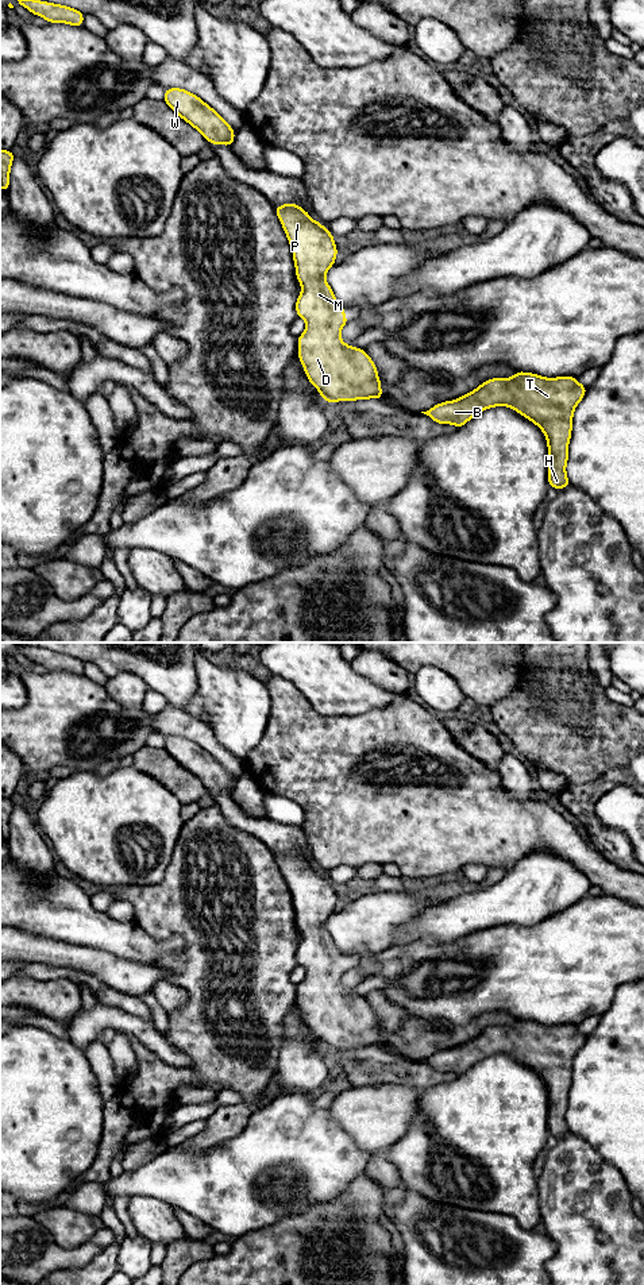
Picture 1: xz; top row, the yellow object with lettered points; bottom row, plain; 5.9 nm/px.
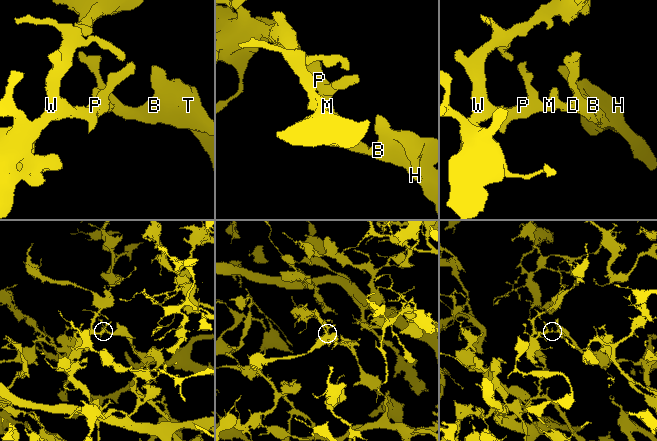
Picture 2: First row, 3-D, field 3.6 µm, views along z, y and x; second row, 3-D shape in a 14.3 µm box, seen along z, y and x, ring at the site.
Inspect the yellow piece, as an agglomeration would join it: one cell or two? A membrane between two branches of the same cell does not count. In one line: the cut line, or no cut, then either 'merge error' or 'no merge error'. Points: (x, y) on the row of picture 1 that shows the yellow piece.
cut none; no merge error

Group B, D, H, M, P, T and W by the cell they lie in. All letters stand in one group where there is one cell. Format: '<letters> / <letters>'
B D H M P T W

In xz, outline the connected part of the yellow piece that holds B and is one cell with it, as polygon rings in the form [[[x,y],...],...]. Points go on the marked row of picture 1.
[[[516,371],[513,378],[487,379],[471,393],[421,413],[440,425],[452,424],[460,428],[485,409],[512,408],[544,432],[548,445],[548,485],[566,489],[570,486],[566,464],[574,409],[586,391],[587,387],[575,377],[544,378]]]

